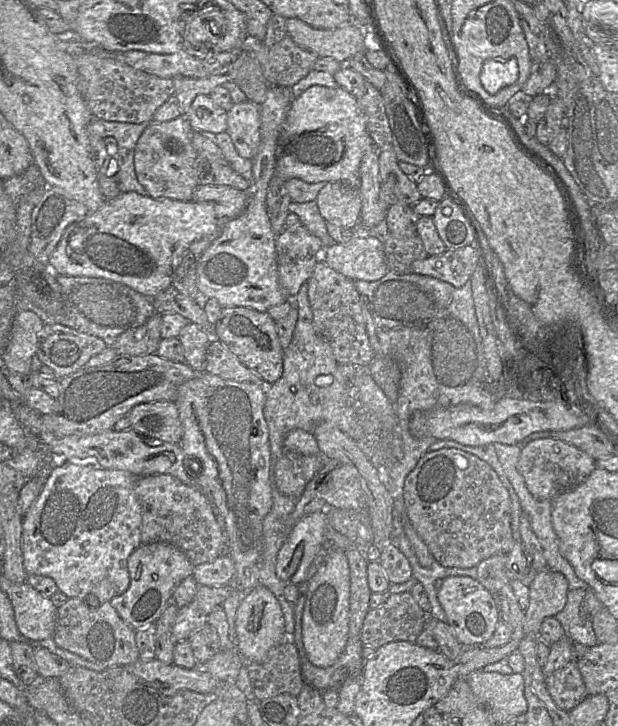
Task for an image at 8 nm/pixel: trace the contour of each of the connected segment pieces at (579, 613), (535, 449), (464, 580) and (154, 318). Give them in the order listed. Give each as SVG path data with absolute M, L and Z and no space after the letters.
M586 589L569 590L563 610L555 617L561 623L568 639L590 647L598 644L598 641L592 628L591 617L583 611L585 594Z
M540 438L522 444L517 469L529 492L539 500L554 500L583 483L596 469L595 460L575 446L552 438Z
M470 576L445 577L437 598L445 612L445 621L463 647L483 645L492 637L500 620L499 609L491 593L478 580Z
M153 314L141 326L122 333L108 347L113 348L118 357L155 353L162 340L160 335L161 318L161 314Z

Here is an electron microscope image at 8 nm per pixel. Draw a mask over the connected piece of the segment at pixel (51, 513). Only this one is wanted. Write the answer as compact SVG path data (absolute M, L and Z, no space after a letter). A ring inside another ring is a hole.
M64 463L54 466L44 485L23 516L23 566L28 575L50 577L59 592L98 607L124 593L130 585L127 561L141 544L142 514L135 485L138 477L124 470L96 465Z

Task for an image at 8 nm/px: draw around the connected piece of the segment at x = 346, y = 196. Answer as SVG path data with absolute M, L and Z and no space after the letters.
M328 182L315 201L326 223L348 229L354 229L359 224L361 198L356 187Z

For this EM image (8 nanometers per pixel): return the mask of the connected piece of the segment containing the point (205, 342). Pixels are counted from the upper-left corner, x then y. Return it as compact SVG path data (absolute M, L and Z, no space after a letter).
M188 323L177 336L183 347L184 362L196 371L204 371L207 348L212 337L193 323Z

